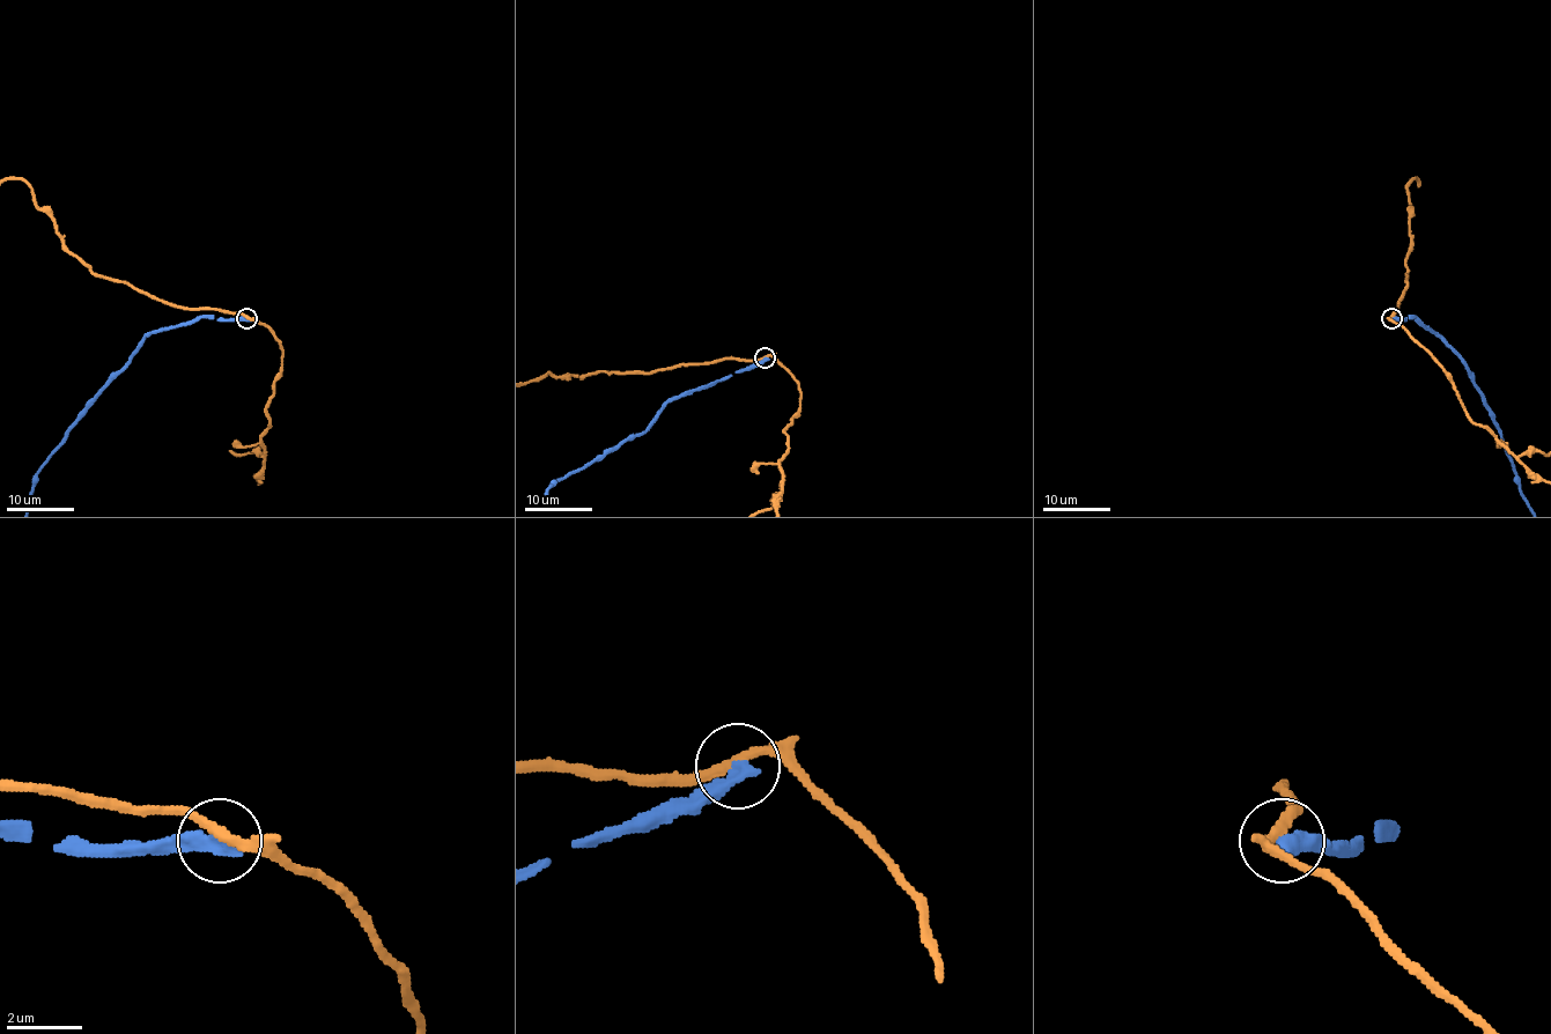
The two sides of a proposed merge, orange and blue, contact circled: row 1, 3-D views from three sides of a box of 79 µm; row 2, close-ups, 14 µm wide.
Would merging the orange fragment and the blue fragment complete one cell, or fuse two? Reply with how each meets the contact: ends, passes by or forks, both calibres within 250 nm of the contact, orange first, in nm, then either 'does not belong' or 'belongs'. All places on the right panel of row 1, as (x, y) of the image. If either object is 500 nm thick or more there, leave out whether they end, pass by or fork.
orange passes by | blue ends | 240/380 nm | does not belong

